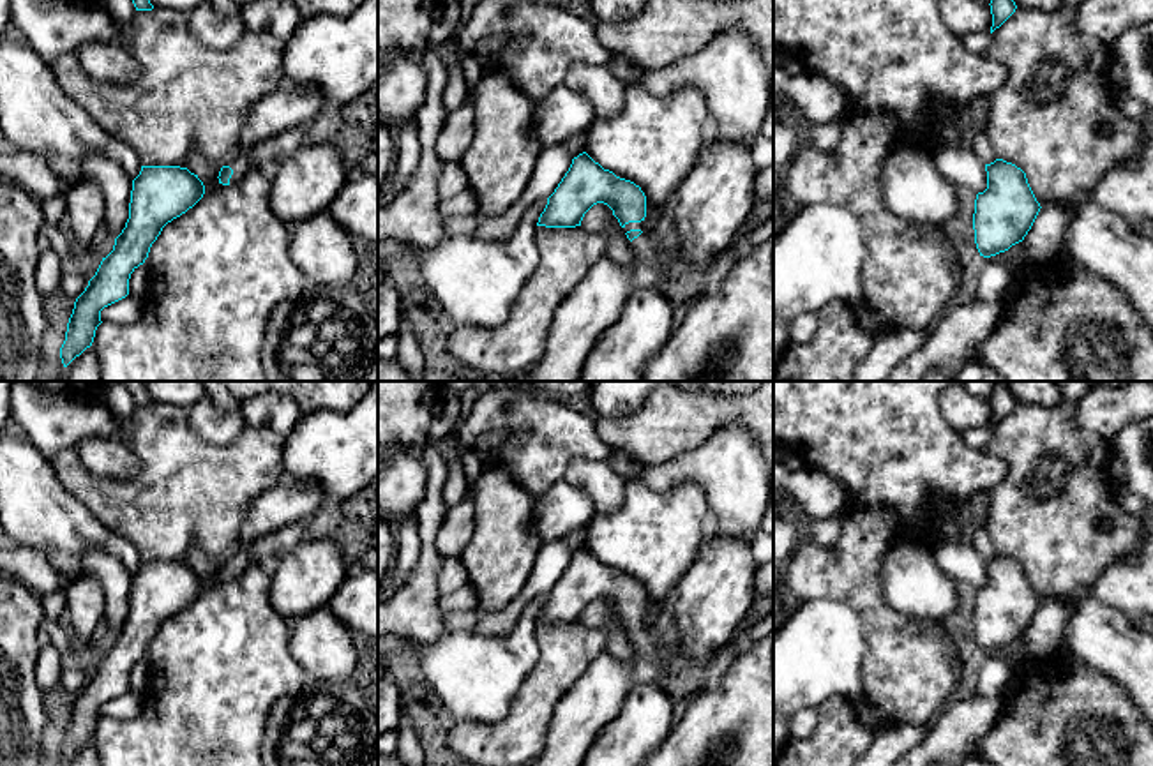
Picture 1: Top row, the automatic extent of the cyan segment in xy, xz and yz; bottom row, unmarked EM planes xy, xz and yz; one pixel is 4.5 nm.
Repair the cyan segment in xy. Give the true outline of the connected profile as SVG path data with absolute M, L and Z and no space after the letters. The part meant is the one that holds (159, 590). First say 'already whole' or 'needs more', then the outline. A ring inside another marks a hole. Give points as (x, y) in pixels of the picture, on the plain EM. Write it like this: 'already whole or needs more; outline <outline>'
already whole; outline M141 561L139 570L132 575L129 614L125 623L115 634L113 646L102 653L95 671L88 676L88 681L74 697L74 704L67 718L65 736L60 743L64 762L92 741L95 725L102 718L101 706L129 690L131 669L145 658L150 642L161 630L162 623L192 604L203 590L203 577L187 563Z

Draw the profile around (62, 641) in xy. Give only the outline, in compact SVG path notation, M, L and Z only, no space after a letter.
M44 618L39 628L44 628L49 634L51 646L57 648L62 657L69 657L76 650L74 639L64 632L57 621Z

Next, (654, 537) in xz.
M625 478L620 507L611 514L595 514L586 524L586 549L604 565L641 582L646 597L662 604L697 559L710 526L705 491L683 482L666 492L653 491L643 478Z

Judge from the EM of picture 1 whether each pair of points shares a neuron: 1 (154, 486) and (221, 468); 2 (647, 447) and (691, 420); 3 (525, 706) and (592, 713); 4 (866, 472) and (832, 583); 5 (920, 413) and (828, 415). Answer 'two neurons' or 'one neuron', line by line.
1: one neuron
2: one neuron
3: two neurons
4: two neurons
5: one neuron

